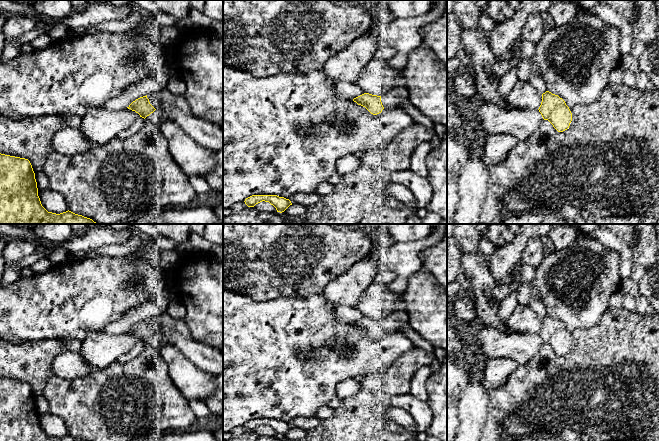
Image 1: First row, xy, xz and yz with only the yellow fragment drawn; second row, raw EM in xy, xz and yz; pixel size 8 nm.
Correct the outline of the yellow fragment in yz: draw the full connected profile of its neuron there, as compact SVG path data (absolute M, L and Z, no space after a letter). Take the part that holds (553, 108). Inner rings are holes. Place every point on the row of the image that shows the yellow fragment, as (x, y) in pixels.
M546 91L542 94L539 107L544 120L548 120L558 132L567 130L572 121L572 113L565 101L558 95Z

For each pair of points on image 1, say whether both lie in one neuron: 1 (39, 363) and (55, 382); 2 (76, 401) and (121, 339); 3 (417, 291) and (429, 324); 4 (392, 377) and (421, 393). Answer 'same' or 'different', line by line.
1: different
2: different
3: same
4: different

